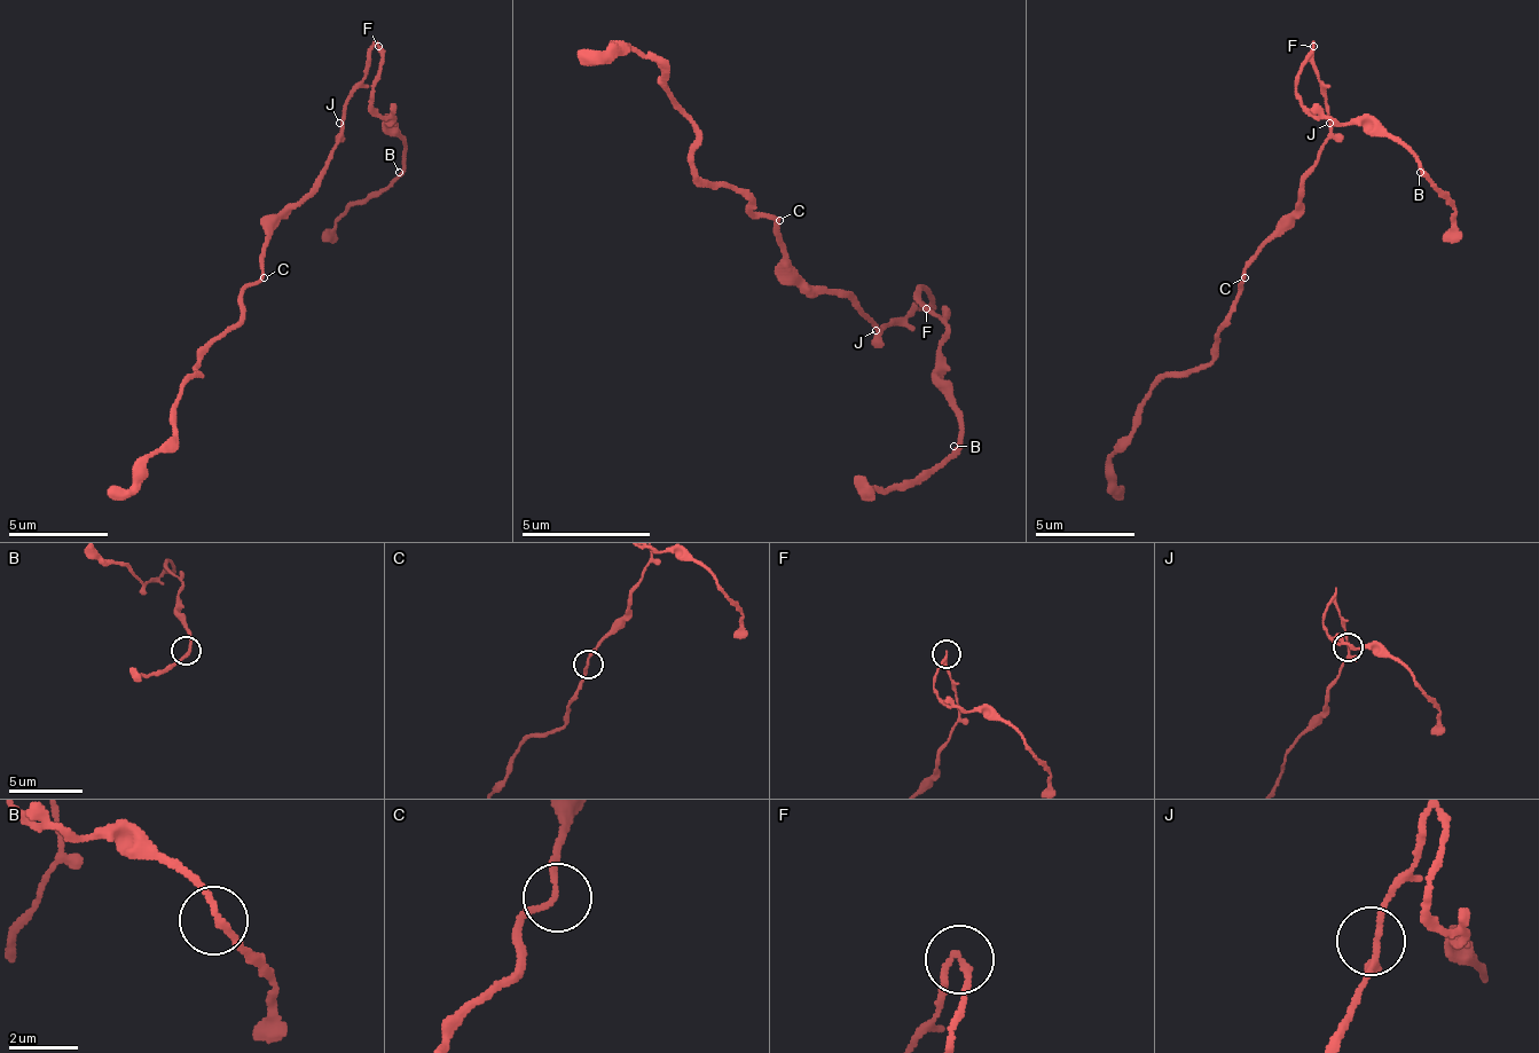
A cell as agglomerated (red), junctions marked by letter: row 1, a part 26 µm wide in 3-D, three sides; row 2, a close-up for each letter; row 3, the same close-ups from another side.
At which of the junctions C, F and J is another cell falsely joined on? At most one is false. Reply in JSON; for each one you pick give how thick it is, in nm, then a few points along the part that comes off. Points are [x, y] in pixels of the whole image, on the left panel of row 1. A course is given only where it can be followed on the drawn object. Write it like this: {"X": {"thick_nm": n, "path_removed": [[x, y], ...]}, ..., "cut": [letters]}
{"F": {"thick_nm": 170, "path_removed": [[379, 47], [374, 107], [394, 123], [389, 123], [403, 142], [403, 167], [354, 202], [324, 242]]}, "cut": ["F"]}

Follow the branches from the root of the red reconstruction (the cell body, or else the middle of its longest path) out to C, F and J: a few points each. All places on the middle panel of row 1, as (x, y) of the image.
C: (857, 304), (850, 297), (818, 291), (786, 259), (786, 245), (779, 240), (779, 220)
F: (857, 304), (882, 330), (889, 323), (902, 323), (915, 311), (928, 311)
J: (857, 304), (876, 323), (876, 330)

